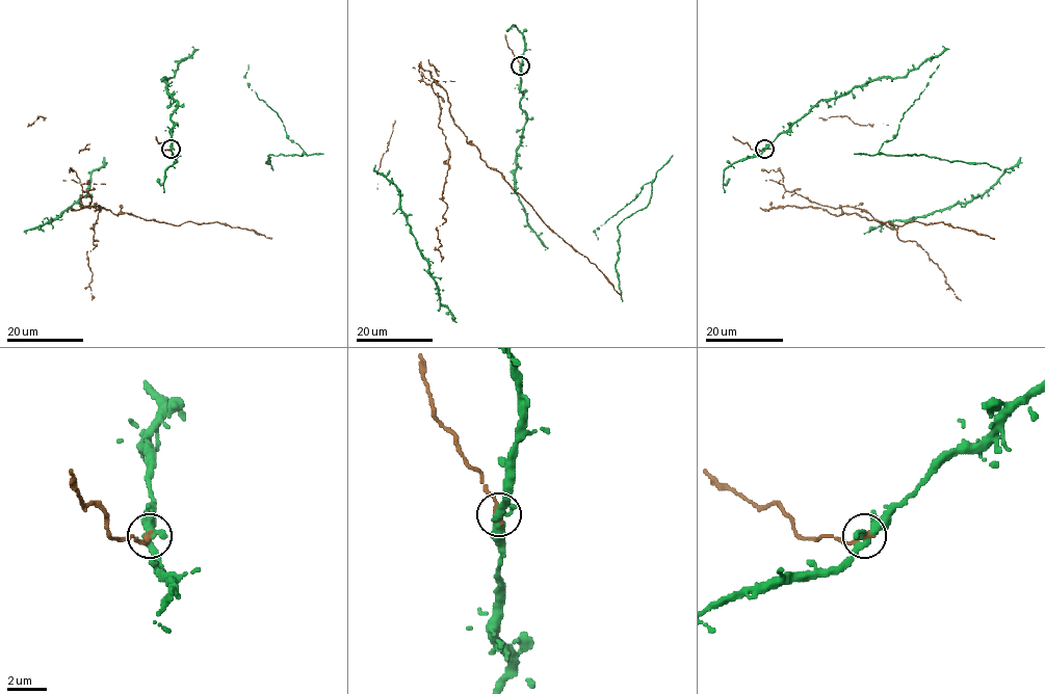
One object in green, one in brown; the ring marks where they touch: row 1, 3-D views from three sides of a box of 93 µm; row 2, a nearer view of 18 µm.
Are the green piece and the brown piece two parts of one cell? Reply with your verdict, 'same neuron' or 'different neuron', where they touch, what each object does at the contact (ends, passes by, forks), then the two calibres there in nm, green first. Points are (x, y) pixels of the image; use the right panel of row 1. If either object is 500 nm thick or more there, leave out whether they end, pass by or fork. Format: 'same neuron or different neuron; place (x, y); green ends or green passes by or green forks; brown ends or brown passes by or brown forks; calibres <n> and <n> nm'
different neuron; place (764, 149); green forks; brown ends; calibres 320 and 360 nm

